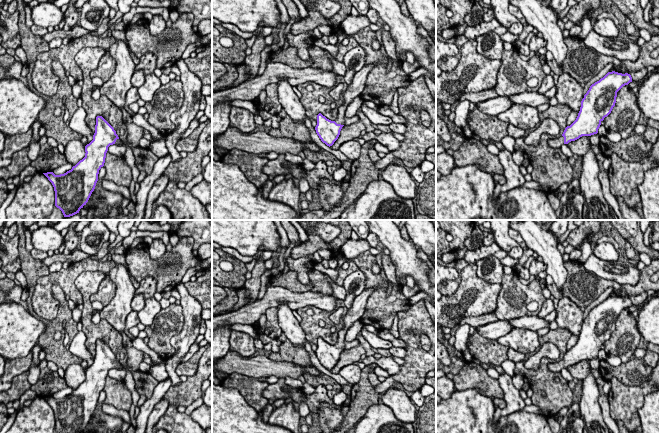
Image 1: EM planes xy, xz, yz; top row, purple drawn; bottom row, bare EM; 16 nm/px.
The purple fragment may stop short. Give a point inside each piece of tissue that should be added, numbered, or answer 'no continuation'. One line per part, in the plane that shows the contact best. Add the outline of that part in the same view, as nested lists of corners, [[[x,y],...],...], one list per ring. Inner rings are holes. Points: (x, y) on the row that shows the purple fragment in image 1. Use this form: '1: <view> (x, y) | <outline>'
1: xz (353, 90) | [[[369,64],[367,66],[364,65],[361,70],[354,74],[352,83],[348,85],[344,92],[344,102],[338,109],[337,119],[335,120],[337,124],[344,125],[346,109],[354,101],[354,99],[362,93],[367,75],[374,65],[375,64]]]

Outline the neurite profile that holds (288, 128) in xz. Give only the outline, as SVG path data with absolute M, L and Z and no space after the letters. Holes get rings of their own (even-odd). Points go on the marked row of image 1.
M288 115L279 122L278 128L271 128L268 134L278 138L291 138L303 144L314 143L305 123L295 123Z

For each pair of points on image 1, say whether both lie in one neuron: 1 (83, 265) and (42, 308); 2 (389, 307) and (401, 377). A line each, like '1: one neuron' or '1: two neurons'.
1: one neuron
2: two neurons

